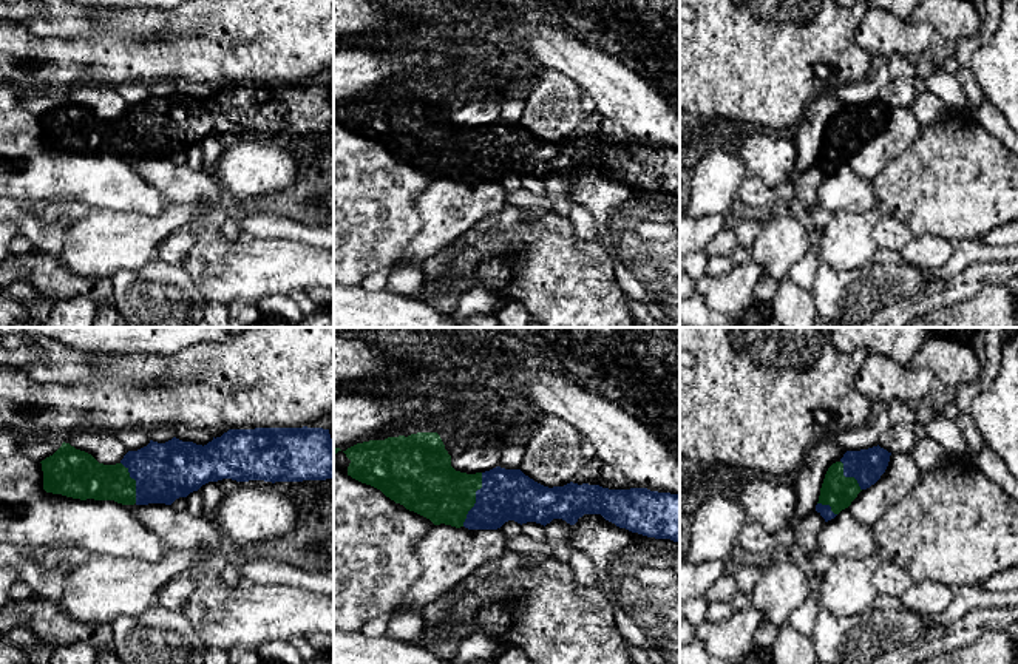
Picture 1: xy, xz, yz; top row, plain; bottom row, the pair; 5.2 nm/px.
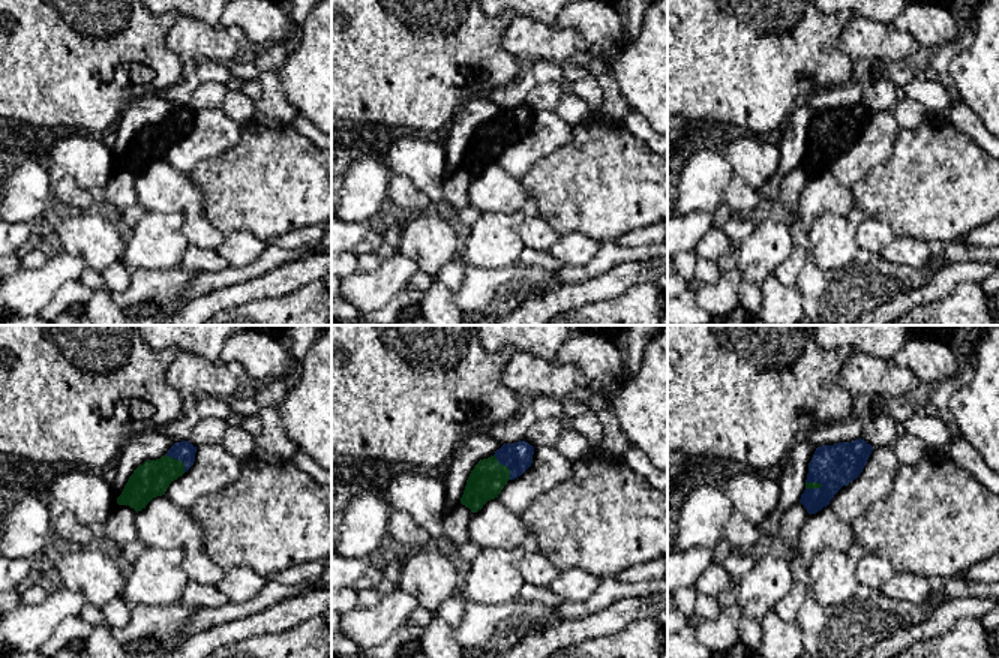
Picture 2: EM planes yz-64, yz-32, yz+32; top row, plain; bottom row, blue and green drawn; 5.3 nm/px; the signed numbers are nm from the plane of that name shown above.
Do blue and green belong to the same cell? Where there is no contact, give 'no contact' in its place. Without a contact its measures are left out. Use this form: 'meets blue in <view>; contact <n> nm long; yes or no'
meets blue in xz; contact 300 nm long; yes

